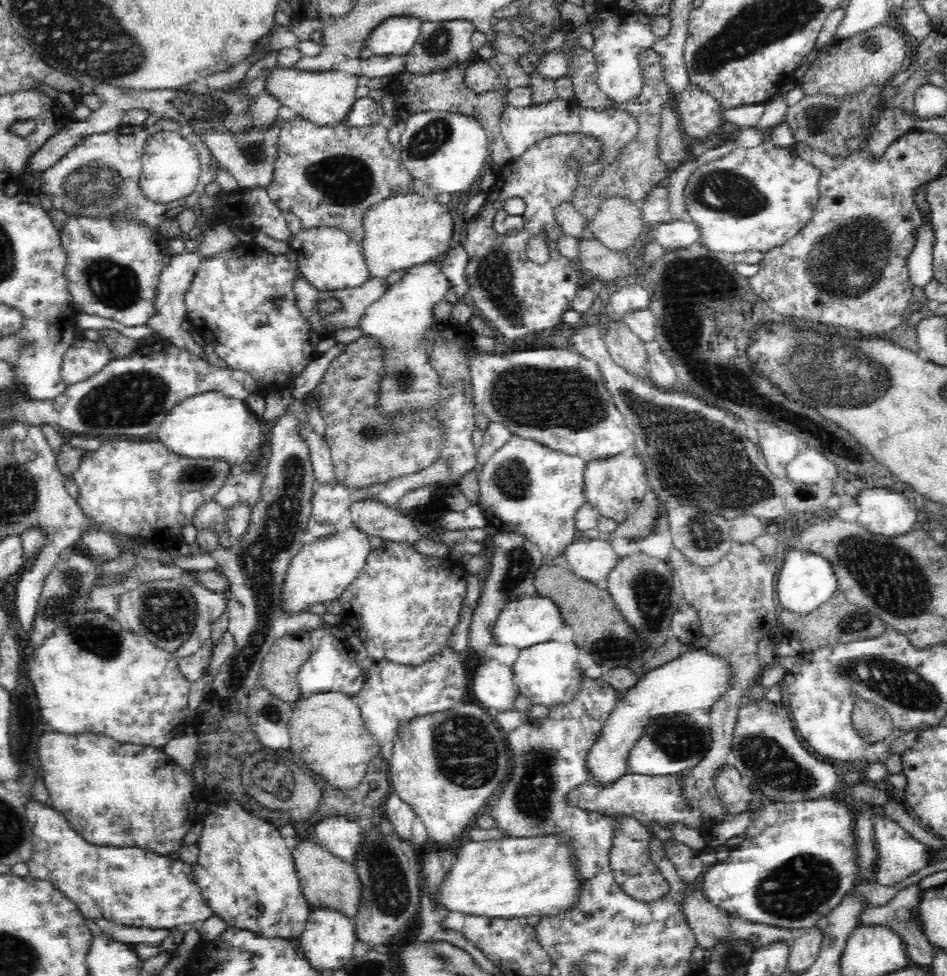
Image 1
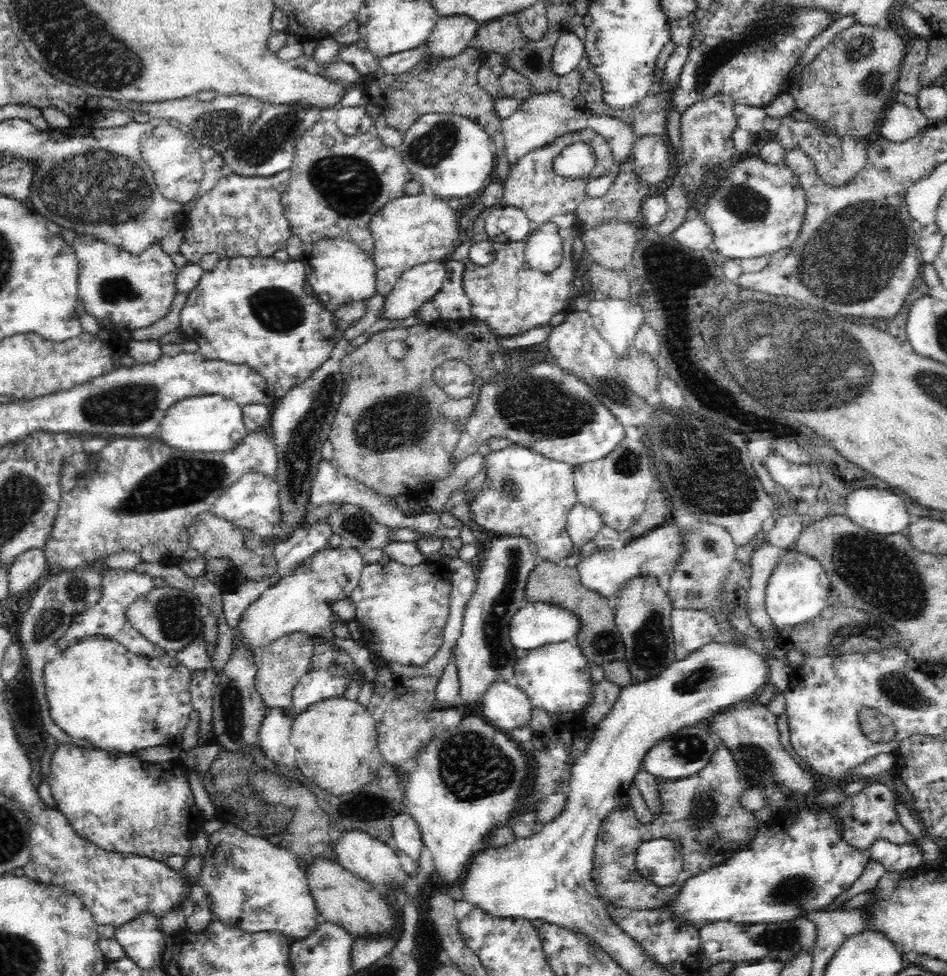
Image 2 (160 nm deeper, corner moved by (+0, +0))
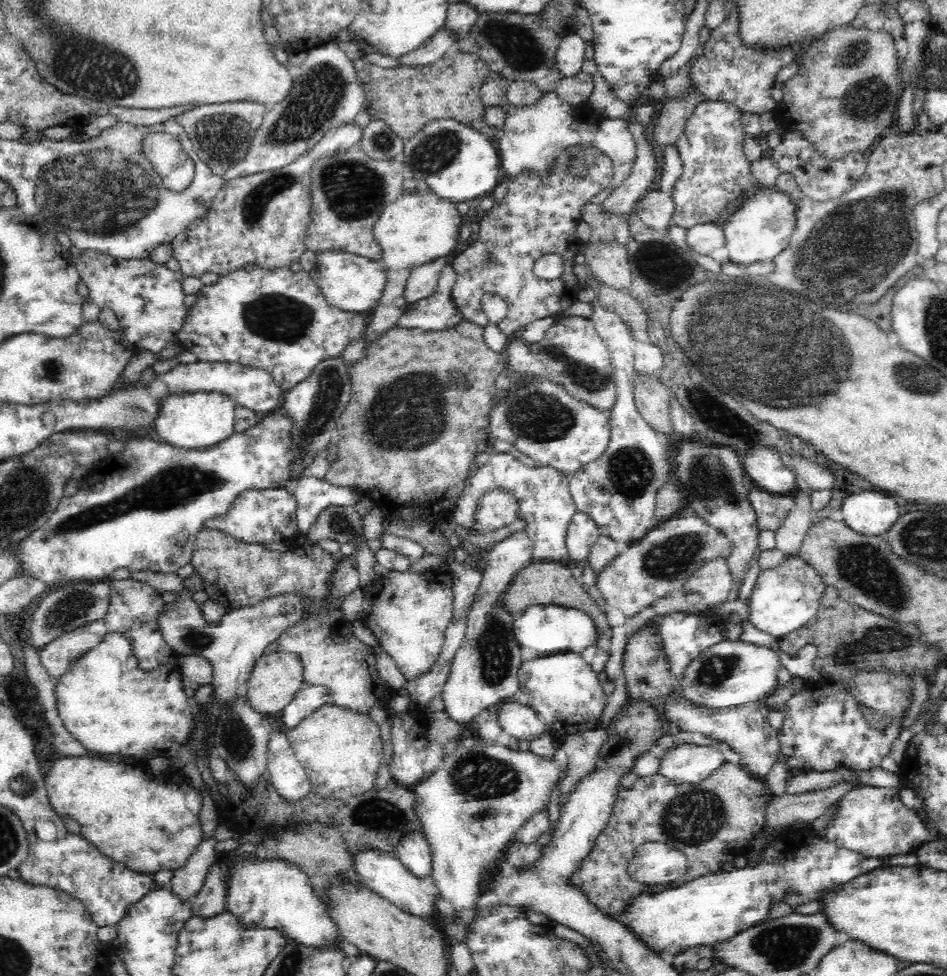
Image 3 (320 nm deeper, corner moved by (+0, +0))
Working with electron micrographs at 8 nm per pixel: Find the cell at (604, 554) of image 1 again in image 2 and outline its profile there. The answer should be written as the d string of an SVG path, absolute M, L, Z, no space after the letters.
M670 518L638 538L623 540L616 549L600 551L596 548L596 551L584 557L574 570L586 588L604 595L611 601L616 599L616 594L620 594L620 588L630 578L638 578L641 575L660 578L663 574L674 571L684 550L684 537L680 537L680 529L674 525L674 519Z

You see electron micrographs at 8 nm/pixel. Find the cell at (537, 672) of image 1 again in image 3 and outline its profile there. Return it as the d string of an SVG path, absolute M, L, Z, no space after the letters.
M557 651L556 654L542 655L531 661L522 662L519 668L520 701L532 707L545 722L547 730L558 731L555 737L563 742L561 734L600 728L600 718L604 714L607 695L598 679L598 673L592 670L580 653L575 651Z

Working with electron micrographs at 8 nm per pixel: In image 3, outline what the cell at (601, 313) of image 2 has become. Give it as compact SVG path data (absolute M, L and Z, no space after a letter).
M598 303L595 306L589 320L593 322L599 336L604 340L606 347L611 354L611 364L613 365L616 383L616 404L609 412L610 440L606 450L594 462L588 462L582 470L574 472L569 476L569 489L576 503L577 512L587 514L597 526L602 536L611 538L612 541L625 542L629 546L648 534L648 531L657 526L654 519L656 510L656 494L658 490L668 483L672 474L672 436L656 432L640 415L635 404L634 386L632 380L636 376L634 347L635 338L632 331L628 329L628 322L624 322L619 314L612 313Z

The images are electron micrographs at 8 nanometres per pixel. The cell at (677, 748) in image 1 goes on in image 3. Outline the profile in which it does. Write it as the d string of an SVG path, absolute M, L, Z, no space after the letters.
M680 744L660 754L659 775L676 784L701 782L727 762L716 746Z

